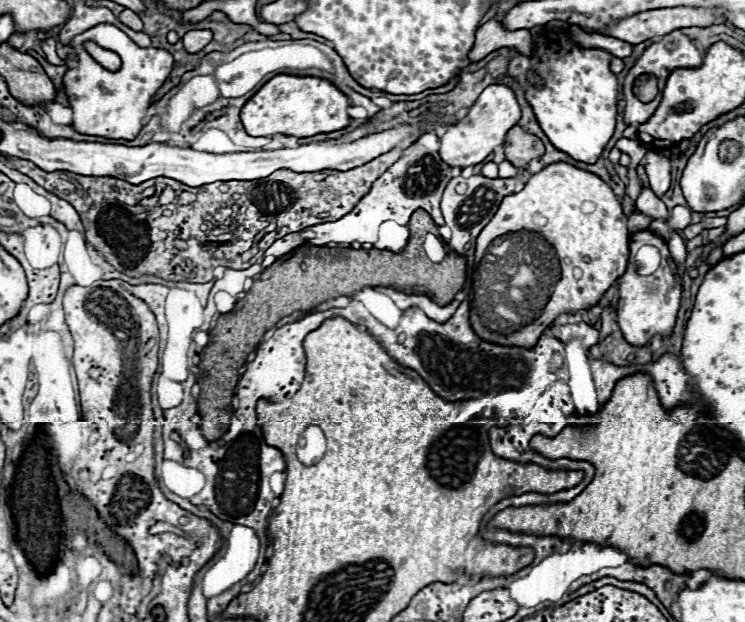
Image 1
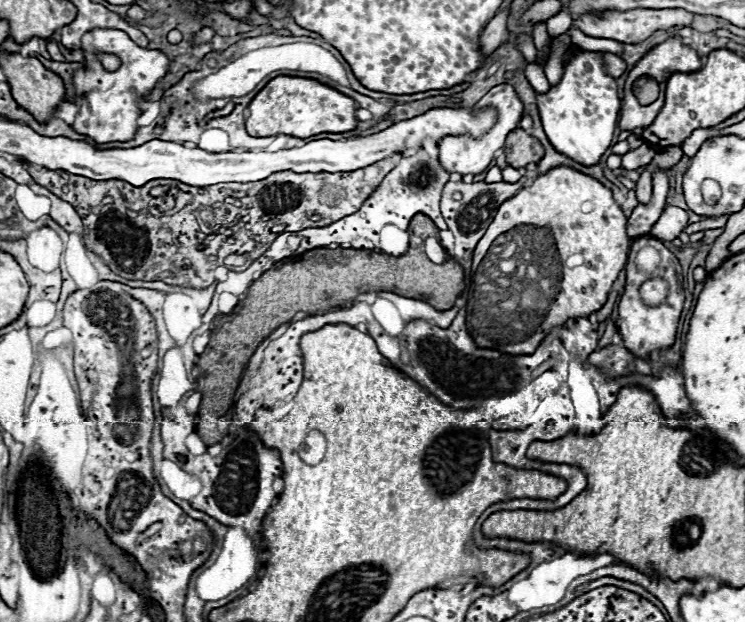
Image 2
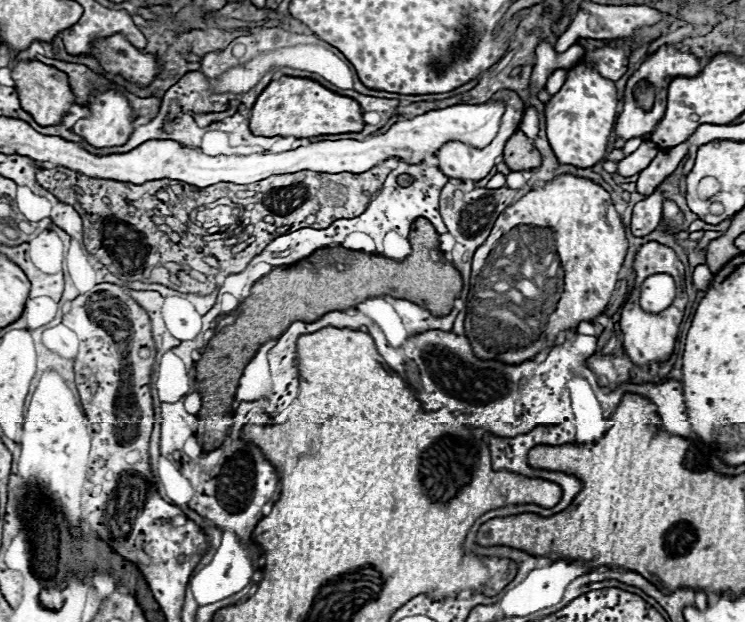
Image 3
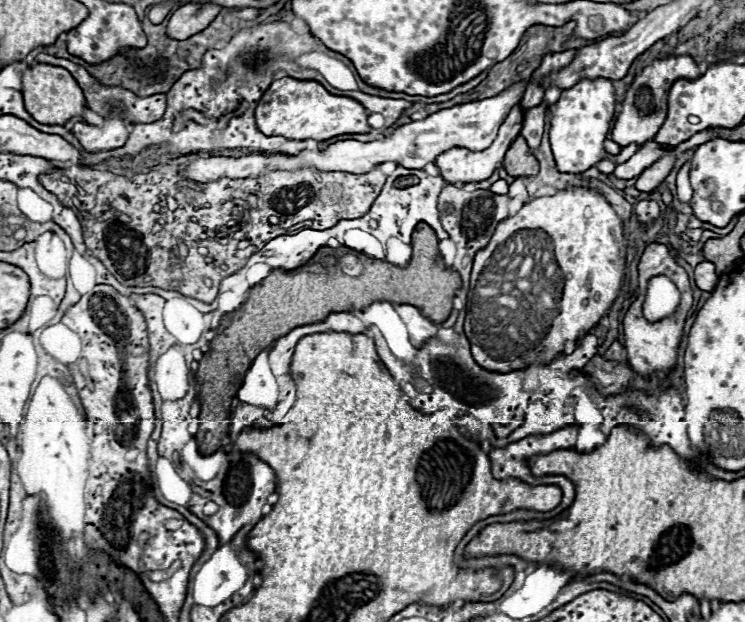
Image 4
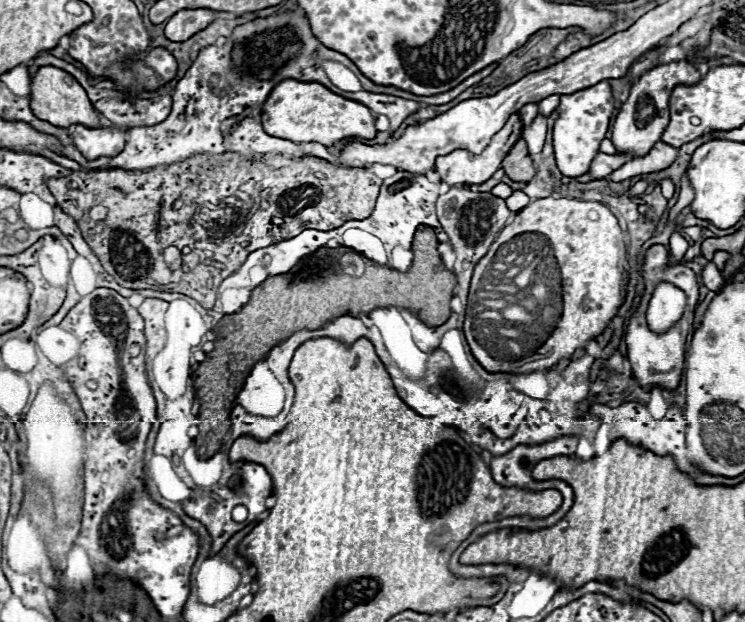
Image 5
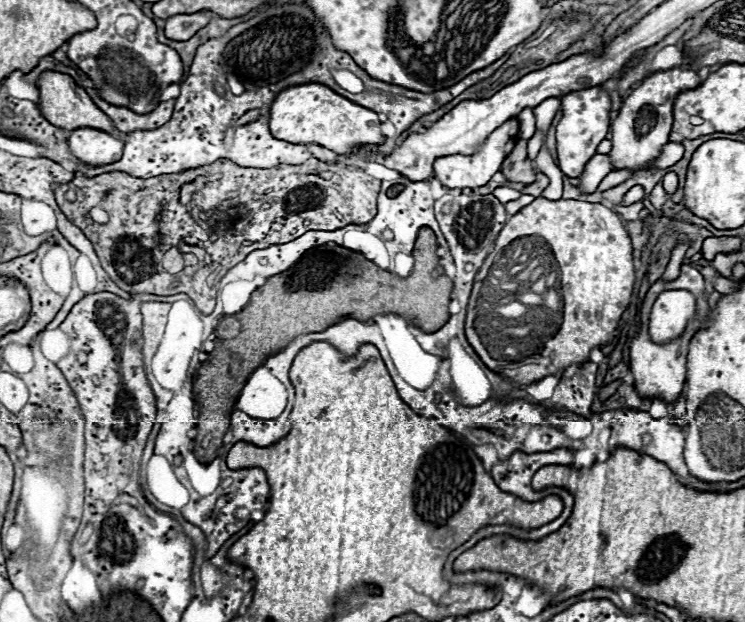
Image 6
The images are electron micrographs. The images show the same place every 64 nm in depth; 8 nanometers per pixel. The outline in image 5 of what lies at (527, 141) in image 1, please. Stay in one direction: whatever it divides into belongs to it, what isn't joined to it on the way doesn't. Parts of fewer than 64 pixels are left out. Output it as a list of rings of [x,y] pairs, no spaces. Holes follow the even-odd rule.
[[[520,138],[514,148],[508,152],[508,156],[502,162],[502,168],[506,170],[506,176],[514,182],[530,182],[536,174],[532,158],[526,150],[526,142]]]

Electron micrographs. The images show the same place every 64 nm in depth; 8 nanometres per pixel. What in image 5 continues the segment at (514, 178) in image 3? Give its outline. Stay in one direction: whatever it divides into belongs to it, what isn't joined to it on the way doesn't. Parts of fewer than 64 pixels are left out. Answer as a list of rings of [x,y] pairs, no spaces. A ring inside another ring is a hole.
[[[516,190],[516,192],[506,200],[506,204],[508,204],[508,208],[510,208],[512,212],[518,212],[518,210],[524,208],[528,202],[530,202],[530,198],[528,198],[522,190]]]

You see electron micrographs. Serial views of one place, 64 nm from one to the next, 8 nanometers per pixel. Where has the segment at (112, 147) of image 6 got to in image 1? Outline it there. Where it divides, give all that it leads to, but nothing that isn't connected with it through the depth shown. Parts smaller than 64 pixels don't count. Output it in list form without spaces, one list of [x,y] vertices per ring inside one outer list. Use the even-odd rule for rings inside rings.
[[[98,24],[82,34],[78,34],[72,44],[78,52],[78,62],[72,64],[64,76],[64,90],[68,94],[70,106],[74,110],[72,126],[80,134],[100,136],[100,138],[122,138],[130,140],[142,128],[142,116],[152,104],[152,96],[162,86],[172,70],[172,54],[162,48],[140,48],[122,30],[112,24]],[[82,42],[96,42],[98,46],[116,52],[122,58],[122,68],[110,72],[102,68],[82,46]]]

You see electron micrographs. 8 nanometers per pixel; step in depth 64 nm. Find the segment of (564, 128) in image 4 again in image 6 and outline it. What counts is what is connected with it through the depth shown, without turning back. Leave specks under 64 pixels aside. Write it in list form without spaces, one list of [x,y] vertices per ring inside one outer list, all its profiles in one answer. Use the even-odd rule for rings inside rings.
[[[600,86],[570,92],[562,96],[562,120],[556,126],[558,166],[568,178],[578,178],[586,162],[596,154],[596,146],[606,138],[610,128],[610,96]]]

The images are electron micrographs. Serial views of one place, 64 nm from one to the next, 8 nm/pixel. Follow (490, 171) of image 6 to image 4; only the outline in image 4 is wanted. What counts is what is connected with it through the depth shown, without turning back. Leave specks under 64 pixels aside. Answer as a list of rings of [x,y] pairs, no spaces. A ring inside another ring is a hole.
[[[516,106],[514,110],[510,110],[508,118],[506,118],[504,124],[500,126],[500,132],[498,132],[496,140],[492,142],[492,146],[486,148],[486,150],[482,150],[482,152],[470,152],[470,150],[466,150],[466,148],[452,148],[452,150],[440,154],[440,156],[436,158],[436,166],[438,166],[438,170],[440,170],[440,176],[442,176],[448,184],[456,184],[456,182],[462,182],[462,184],[464,184],[464,182],[482,182],[482,180],[488,180],[488,178],[492,176],[492,172],[494,172],[496,168],[500,168],[500,164],[502,164],[502,160],[504,160],[504,154],[506,154],[506,150],[510,148],[510,144],[514,142],[514,138],[520,136],[522,118],[524,118],[524,114],[522,114],[522,108],[520,108],[520,106]]]

